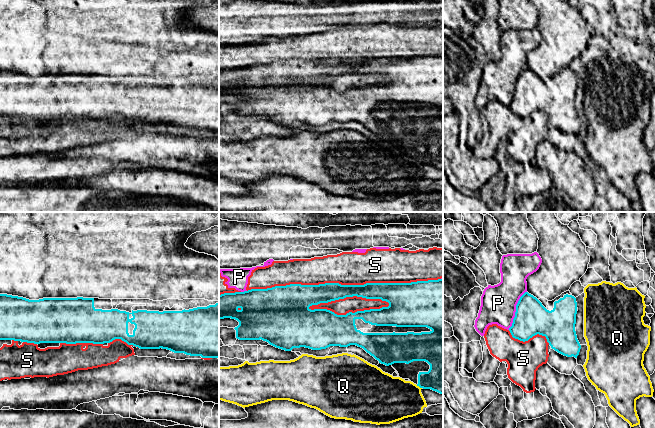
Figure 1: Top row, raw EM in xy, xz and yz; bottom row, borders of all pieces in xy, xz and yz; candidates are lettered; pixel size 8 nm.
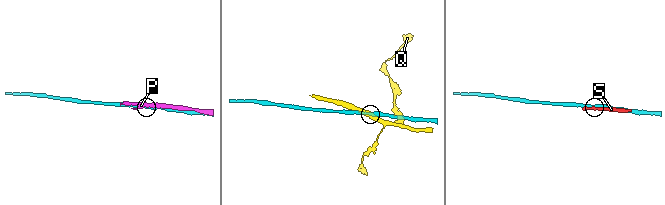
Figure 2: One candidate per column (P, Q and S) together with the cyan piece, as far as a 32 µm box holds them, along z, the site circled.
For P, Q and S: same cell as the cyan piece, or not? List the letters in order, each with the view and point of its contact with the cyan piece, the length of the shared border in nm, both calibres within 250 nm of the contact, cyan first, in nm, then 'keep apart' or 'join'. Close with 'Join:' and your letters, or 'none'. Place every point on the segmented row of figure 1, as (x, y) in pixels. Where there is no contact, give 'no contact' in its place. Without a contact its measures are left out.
P: meets cyan in yz at (516, 310); contact 340 nm long; 280 nm thick on the cyan side, 280 nm on the other; keep apart
Q: meets cyan in xz at (419, 386); contact 50 nm long; 260 nm thick on the cyan side, 360 nm on the other; keep apart
S: meets cyan in xz at (343, 285); contact 1550 nm long; 160 nm thick on the cyan side, 280 nm on the other; keep apart
Join: none

